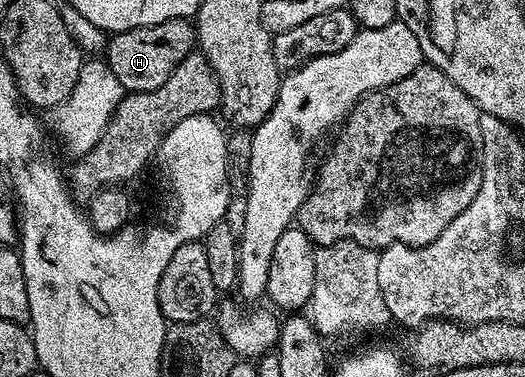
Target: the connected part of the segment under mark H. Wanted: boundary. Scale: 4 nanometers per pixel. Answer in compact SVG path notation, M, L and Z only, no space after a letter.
M173 19L160 21L160 25L148 25L120 31L109 36L104 50L106 64L116 73L116 81L120 81L123 92L151 91L160 89L168 77L184 61L184 57L192 54L196 47L196 32L190 19Z

